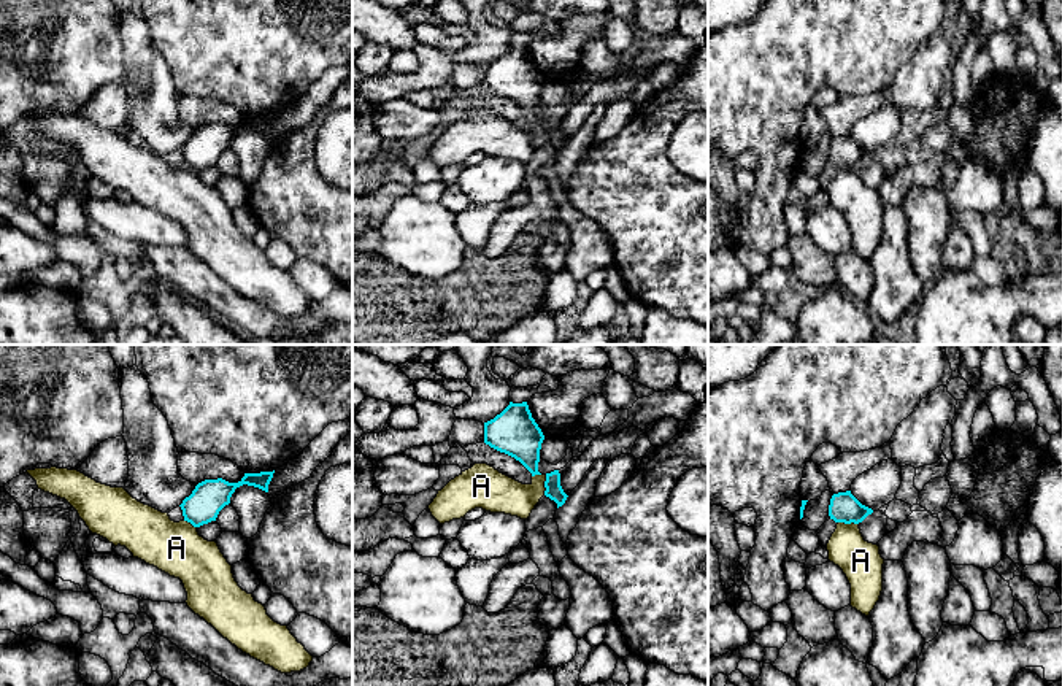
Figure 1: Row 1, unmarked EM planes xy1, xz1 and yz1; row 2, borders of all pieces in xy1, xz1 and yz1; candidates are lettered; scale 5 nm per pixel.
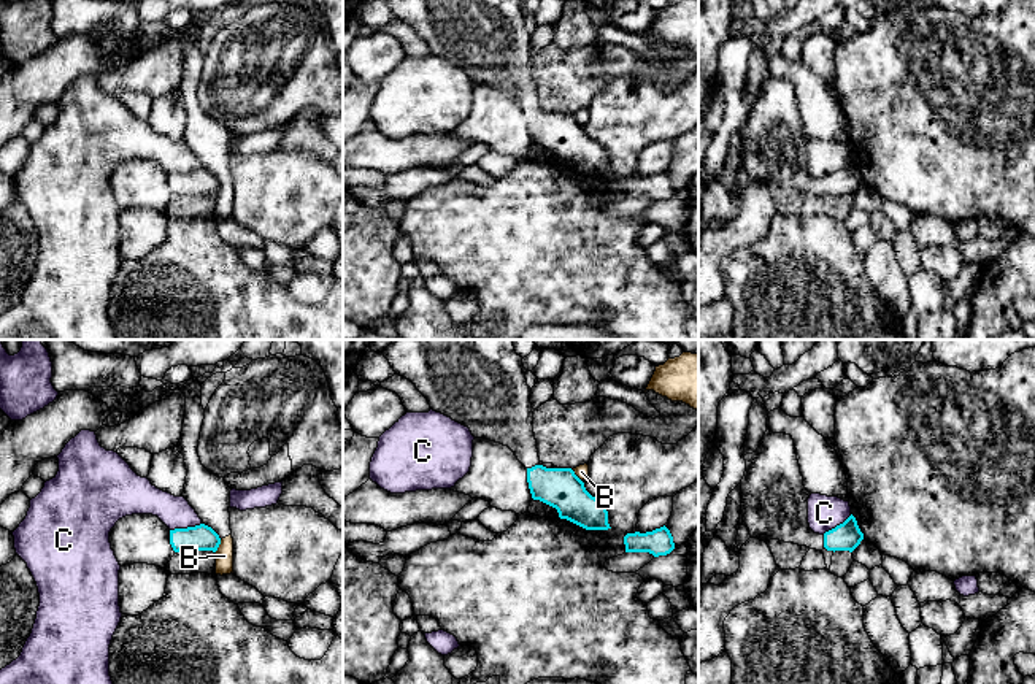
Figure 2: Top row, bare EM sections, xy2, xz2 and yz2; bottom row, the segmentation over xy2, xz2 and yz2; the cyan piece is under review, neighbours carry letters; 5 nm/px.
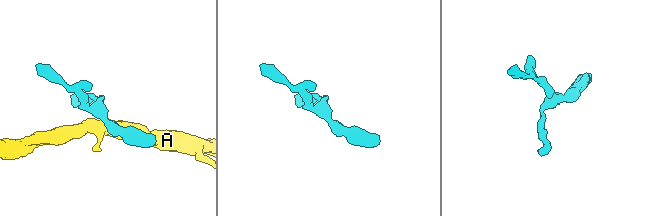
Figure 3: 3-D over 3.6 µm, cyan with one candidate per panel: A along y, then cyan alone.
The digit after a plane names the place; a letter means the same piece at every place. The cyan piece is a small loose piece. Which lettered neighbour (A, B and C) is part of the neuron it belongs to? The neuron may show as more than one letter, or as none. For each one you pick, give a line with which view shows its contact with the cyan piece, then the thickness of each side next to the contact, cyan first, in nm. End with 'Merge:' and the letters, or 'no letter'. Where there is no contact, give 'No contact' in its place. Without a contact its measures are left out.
Merge: no letter

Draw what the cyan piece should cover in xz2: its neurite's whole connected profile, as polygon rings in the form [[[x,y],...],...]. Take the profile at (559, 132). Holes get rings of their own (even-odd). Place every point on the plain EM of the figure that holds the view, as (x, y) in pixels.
[[[384,0],[394,16],[410,24],[427,43],[430,52],[470,73],[475,83],[508,90],[527,113],[533,144],[557,154],[586,175],[608,175],[608,156],[592,141],[571,113],[546,113],[540,108],[533,78],[532,33],[527,30],[521,0]]]

